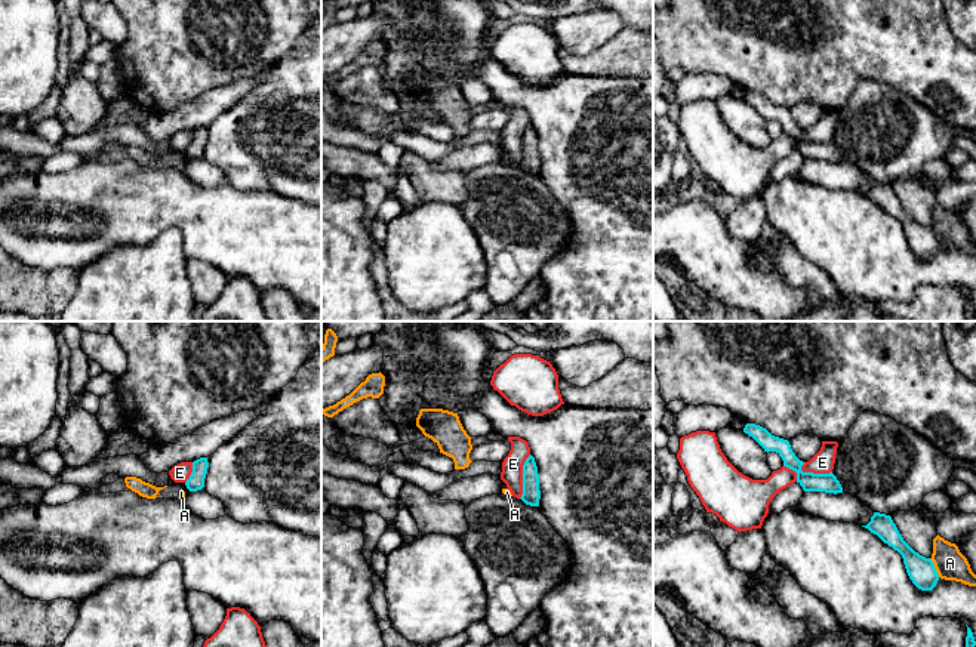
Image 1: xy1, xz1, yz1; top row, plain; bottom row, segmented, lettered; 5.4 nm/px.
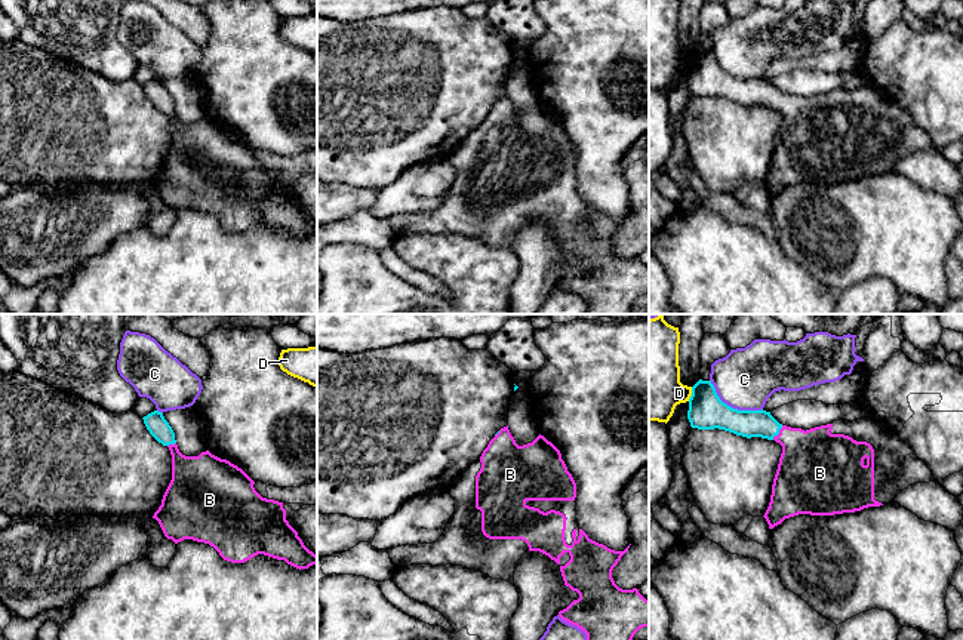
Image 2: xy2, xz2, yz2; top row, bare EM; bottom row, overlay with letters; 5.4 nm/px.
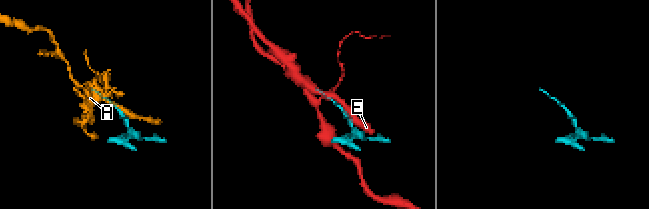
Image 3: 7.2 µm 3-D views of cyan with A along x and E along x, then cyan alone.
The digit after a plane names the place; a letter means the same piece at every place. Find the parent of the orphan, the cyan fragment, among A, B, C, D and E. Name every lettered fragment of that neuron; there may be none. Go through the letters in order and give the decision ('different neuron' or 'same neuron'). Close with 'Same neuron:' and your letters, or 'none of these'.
A: different neuron
B: same neuron
C: different neuron
D: different neuron
E: different neuron
Same neuron: B

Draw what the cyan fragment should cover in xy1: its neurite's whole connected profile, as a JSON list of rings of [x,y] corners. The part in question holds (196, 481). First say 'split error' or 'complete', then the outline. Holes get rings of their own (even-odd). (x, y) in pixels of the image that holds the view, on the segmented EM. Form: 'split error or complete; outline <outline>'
complete; outline [[[200,457],[193,462],[193,472],[185,483],[190,492],[197,492],[204,487],[204,478],[207,474],[207,468],[209,468],[207,457]]]

